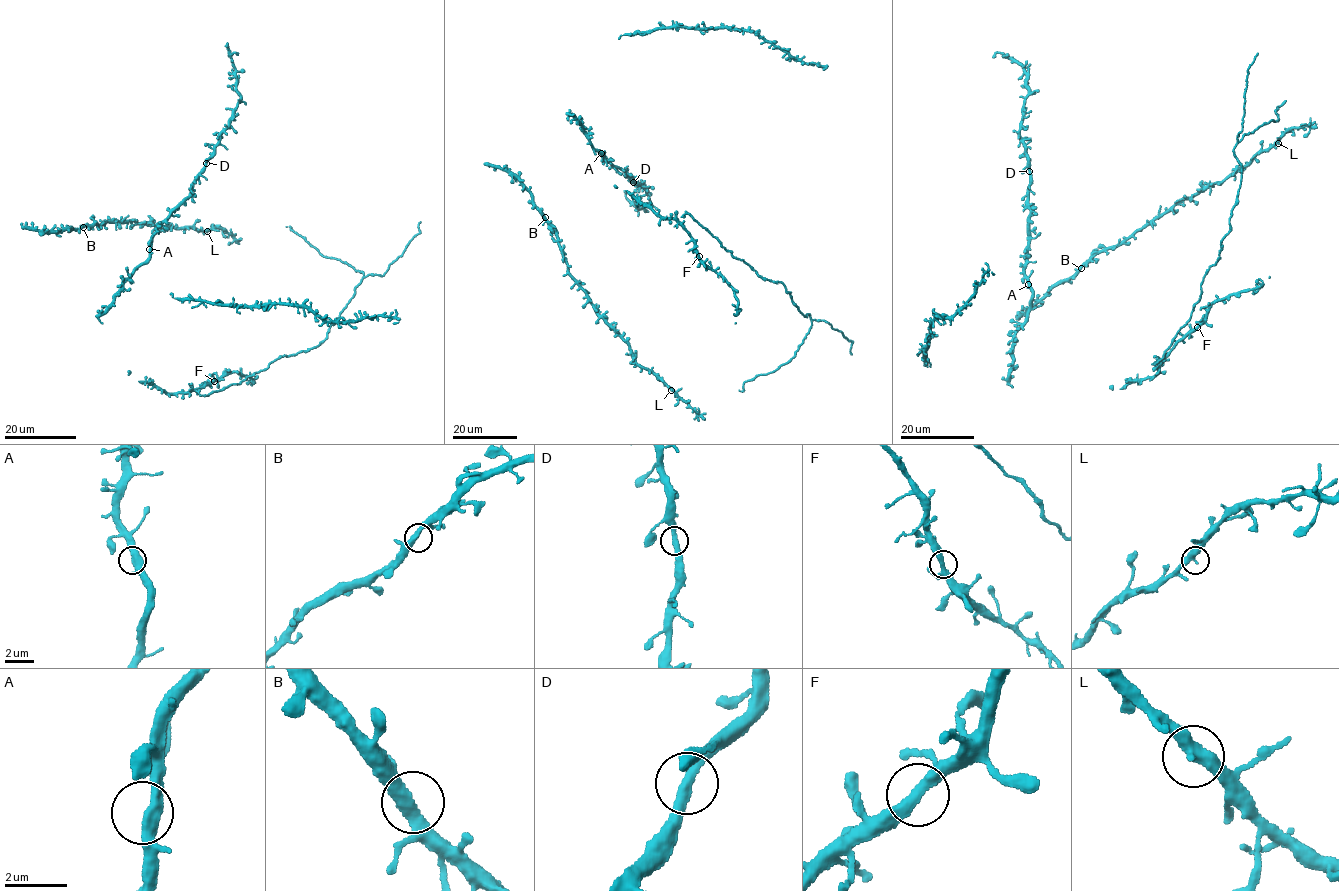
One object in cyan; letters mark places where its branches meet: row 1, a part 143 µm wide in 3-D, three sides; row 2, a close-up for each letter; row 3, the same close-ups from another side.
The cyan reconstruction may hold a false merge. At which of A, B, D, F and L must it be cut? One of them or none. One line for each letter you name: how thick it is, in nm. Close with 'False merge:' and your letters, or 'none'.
False merge: none

